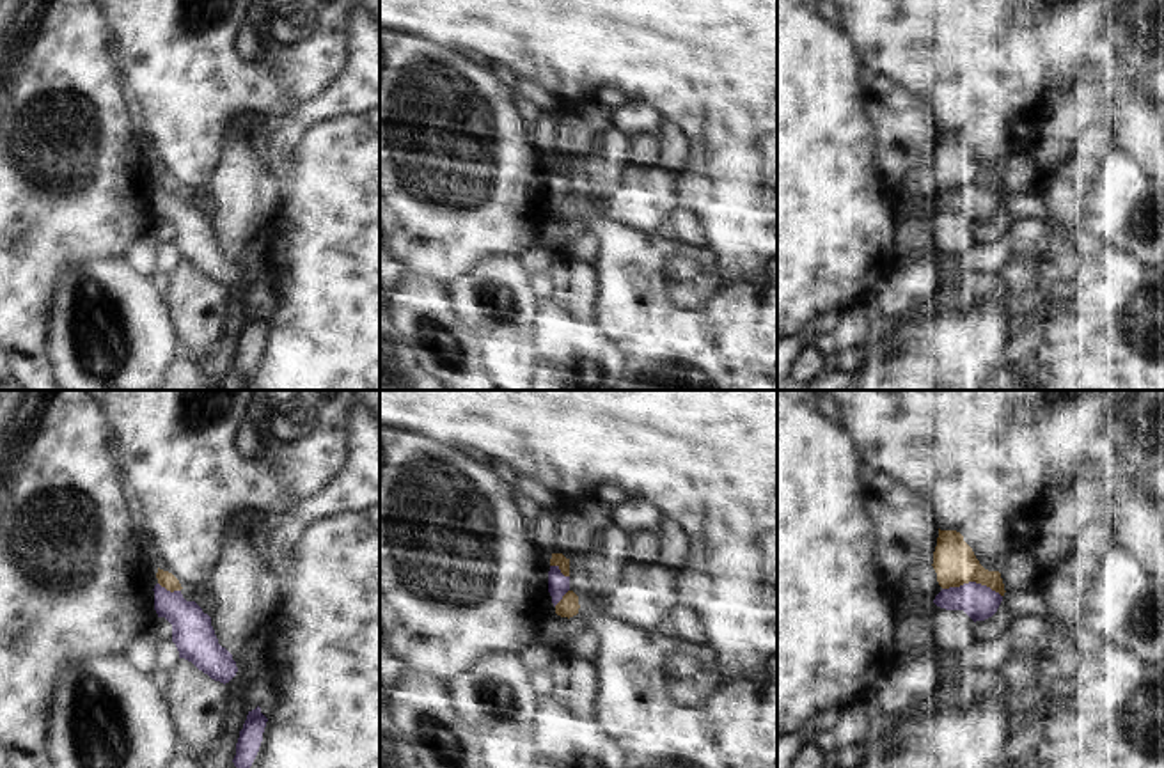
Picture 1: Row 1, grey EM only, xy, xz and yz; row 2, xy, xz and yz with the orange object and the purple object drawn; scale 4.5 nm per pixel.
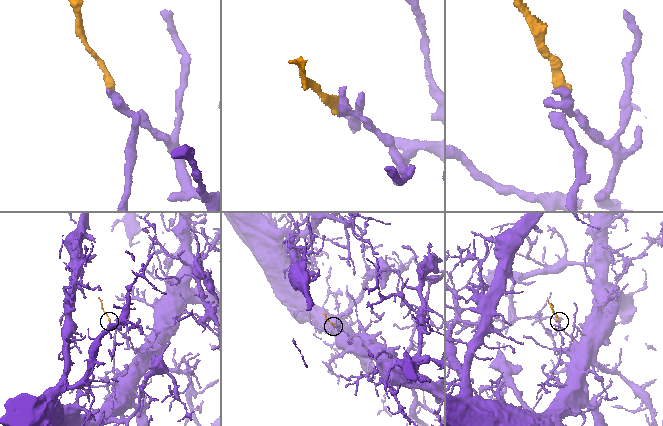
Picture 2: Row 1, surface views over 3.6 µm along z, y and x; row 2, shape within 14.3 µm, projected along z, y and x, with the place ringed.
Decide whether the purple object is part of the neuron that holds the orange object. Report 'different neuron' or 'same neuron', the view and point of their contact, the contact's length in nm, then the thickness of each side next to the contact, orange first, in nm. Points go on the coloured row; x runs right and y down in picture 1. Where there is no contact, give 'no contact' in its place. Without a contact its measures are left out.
different neuron; meets orange in yz at (973, 580); contact 280 nm long; 190 nm thick on the orange side, 160 nm on the other

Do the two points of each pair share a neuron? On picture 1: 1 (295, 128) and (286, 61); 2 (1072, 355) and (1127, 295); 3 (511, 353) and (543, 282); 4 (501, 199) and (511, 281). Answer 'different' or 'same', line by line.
1: different
2: same
3: different
4: different

